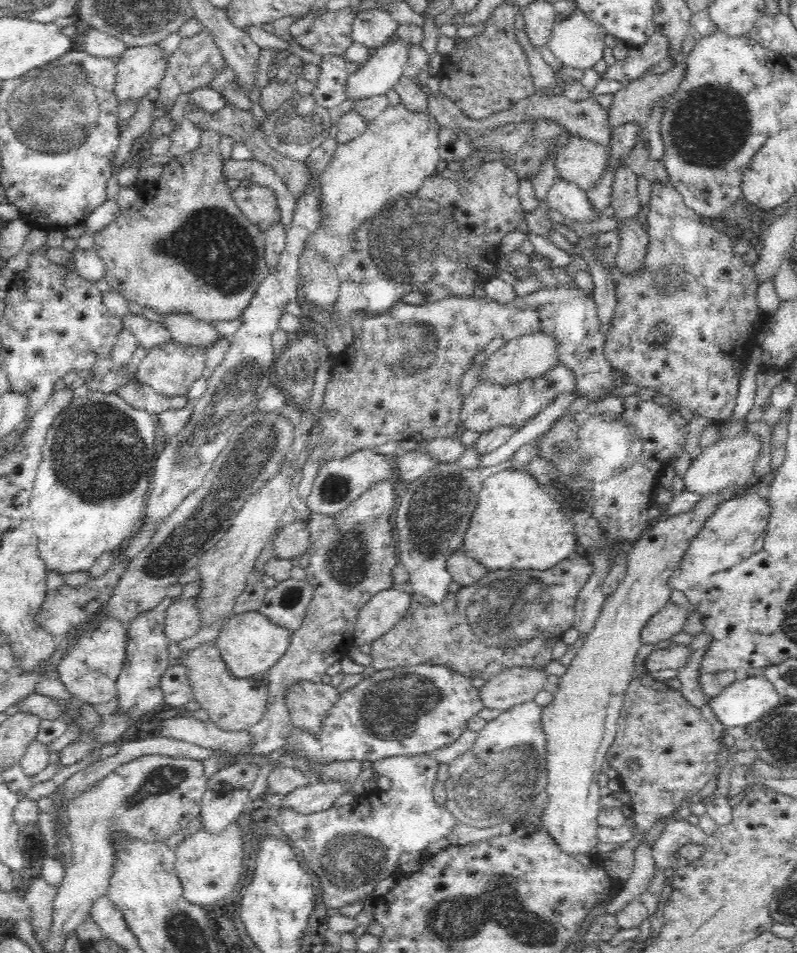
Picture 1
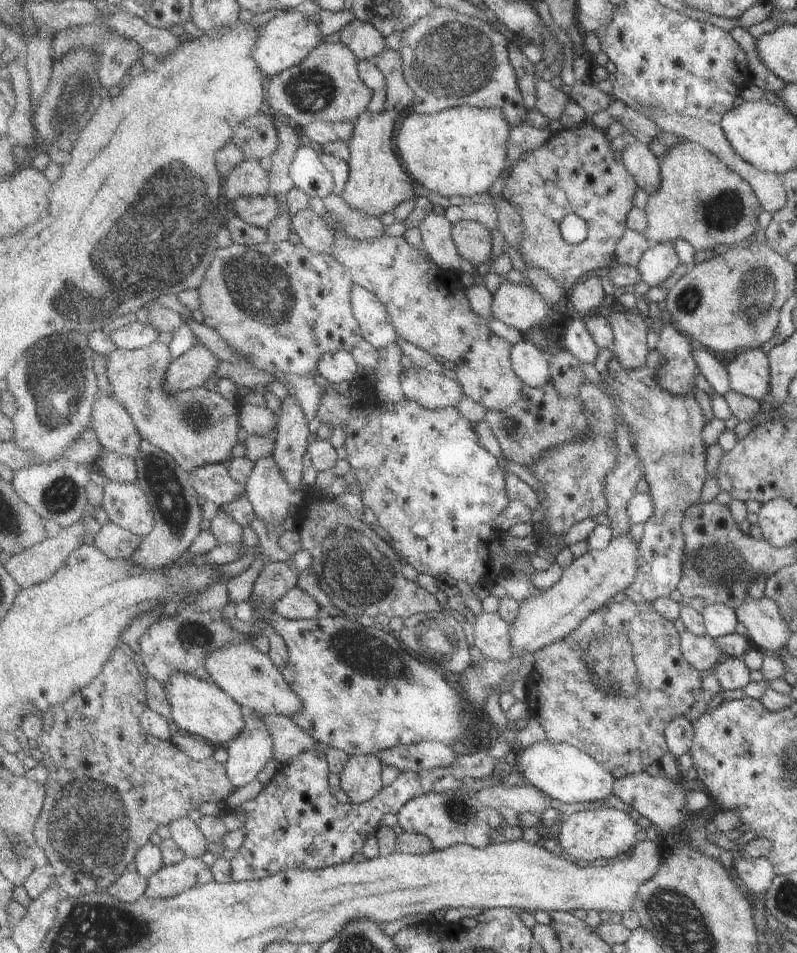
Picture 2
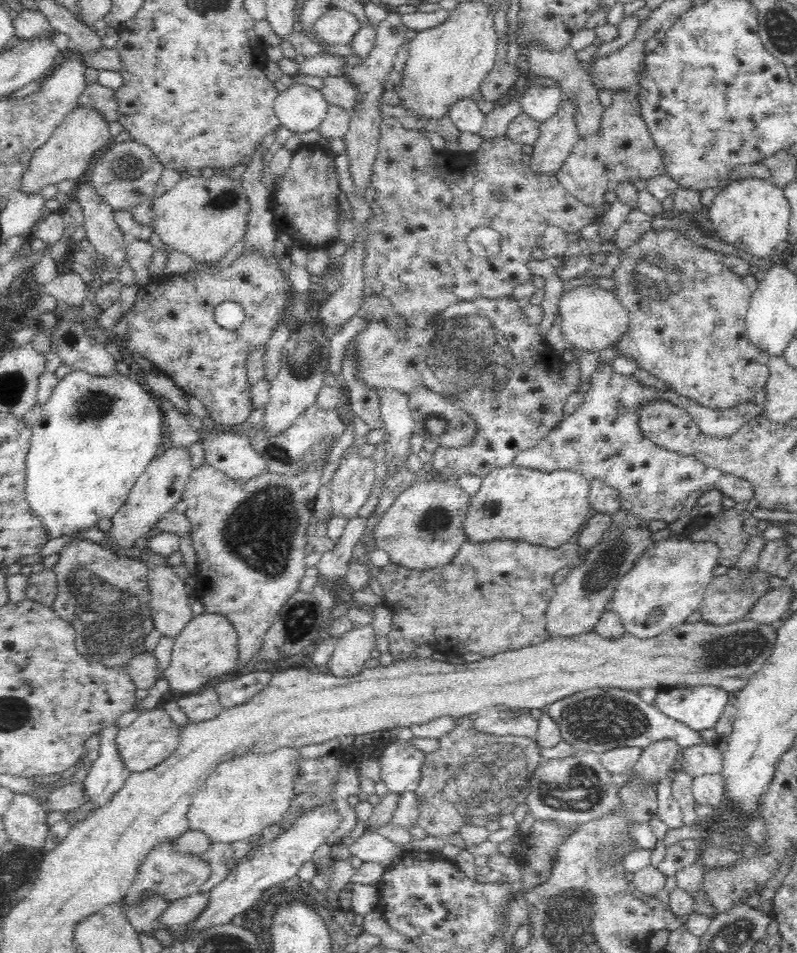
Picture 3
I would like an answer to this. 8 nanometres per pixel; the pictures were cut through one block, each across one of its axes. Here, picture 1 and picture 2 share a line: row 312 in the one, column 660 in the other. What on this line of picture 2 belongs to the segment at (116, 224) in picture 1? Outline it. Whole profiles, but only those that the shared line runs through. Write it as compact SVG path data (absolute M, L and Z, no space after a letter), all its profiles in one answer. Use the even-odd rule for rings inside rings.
M688 139L673 149L668 150L664 158L660 158L663 174L661 191L648 200L646 212L649 214L650 228L645 234L654 244L674 244L683 238L694 246L696 252L714 250L715 246L726 245L733 248L738 244L748 244L754 238L754 232L760 227L758 215L763 211L751 183L744 179L737 171L720 159L700 143Z

